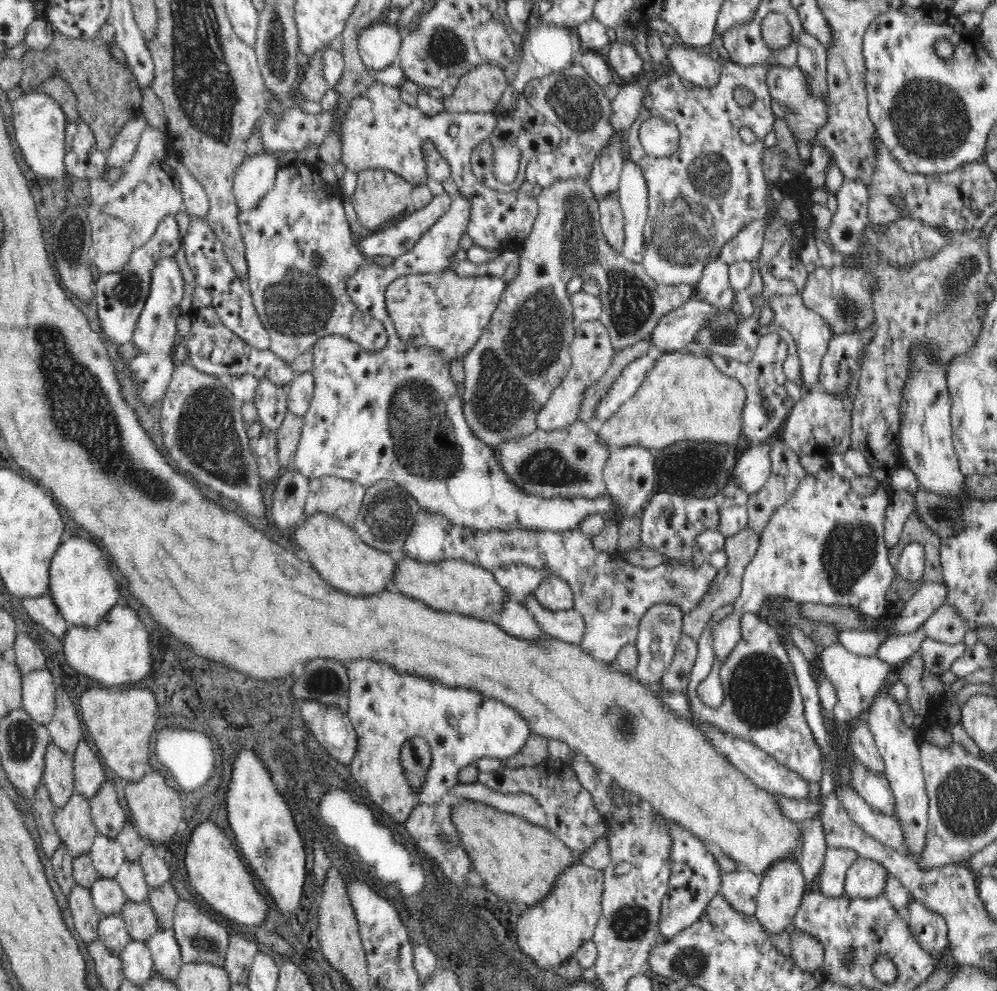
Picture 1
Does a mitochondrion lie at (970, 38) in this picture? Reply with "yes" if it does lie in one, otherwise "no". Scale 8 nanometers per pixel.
no

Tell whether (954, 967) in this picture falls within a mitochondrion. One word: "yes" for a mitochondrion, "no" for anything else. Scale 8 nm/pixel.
no

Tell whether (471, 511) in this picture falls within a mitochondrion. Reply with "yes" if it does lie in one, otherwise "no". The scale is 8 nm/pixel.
no

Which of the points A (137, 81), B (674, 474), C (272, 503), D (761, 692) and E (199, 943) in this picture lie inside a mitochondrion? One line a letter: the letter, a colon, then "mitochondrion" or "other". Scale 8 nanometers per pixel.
A: other
B: other
C: other
D: mitochondrion
E: mitochondrion

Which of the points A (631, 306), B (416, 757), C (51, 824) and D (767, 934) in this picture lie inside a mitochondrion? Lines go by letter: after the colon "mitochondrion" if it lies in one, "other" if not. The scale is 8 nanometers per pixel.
A: mitochondrion
B: other
C: other
D: other

